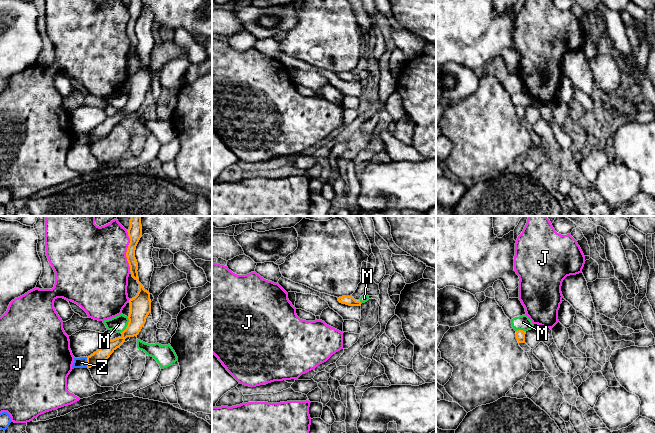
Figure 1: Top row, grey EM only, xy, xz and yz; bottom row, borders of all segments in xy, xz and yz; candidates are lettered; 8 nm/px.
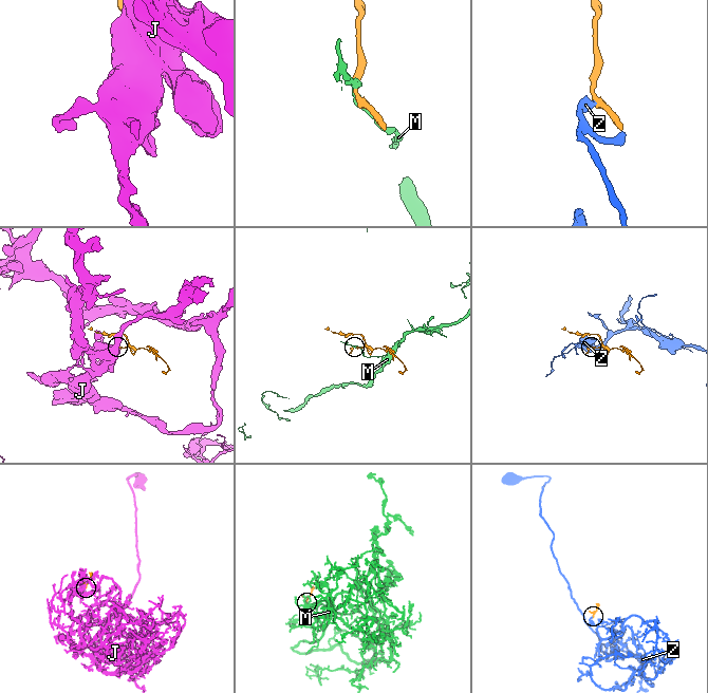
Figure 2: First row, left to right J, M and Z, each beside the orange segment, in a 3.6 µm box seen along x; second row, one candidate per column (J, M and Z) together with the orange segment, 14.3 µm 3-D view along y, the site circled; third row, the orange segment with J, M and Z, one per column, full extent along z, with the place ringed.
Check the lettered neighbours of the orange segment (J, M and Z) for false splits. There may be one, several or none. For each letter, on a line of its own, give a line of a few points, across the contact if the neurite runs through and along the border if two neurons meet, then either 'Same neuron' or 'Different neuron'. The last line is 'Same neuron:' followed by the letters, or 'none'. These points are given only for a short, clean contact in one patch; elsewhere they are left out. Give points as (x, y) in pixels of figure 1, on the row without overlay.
J: Different neuron
M: Line: xy (128, 93), (126, 103), (120, 108). Different neuron
Z: Line: xy (86, 133), (87, 143). Different neuron
Same neuron: none

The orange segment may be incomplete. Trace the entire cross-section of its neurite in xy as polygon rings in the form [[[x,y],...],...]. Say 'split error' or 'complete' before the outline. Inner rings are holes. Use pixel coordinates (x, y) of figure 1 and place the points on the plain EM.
complete | [[[130,0],[128,5],[128,12],[130,19],[127,24],[126,33],[130,42],[132,53],[139,60],[139,67],[137,71],[129,76],[130,89],[128,92],[129,98],[126,105],[121,108],[122,112],[113,116],[108,116],[107,119],[98,125],[96,128],[87,133],[87,144],[91,144],[106,137],[110,131],[119,124],[127,113],[134,113],[139,110],[146,98],[146,94],[151,88],[151,76],[149,67],[145,66],[143,61],[139,58],[138,53],[138,39],[135,34],[136,22],[142,12],[141,0]]]

